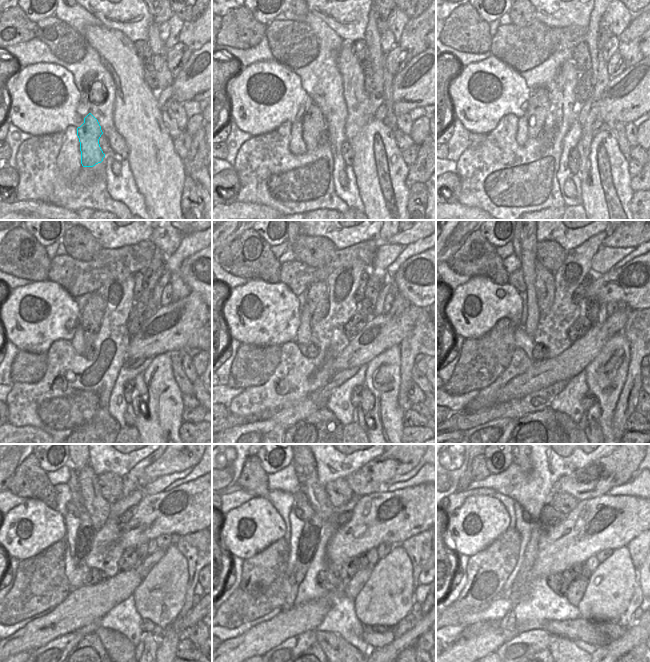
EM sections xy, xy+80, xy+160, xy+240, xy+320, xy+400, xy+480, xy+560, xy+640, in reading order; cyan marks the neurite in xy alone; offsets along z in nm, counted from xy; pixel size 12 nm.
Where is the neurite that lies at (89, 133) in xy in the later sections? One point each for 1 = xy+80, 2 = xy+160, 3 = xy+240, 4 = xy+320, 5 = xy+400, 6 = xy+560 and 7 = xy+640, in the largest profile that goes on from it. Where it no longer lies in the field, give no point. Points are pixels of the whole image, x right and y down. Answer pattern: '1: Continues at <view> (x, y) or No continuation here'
1: Continues at xy+80 (313, 124)
2: Continues at xy+160 (538, 105)
3: Continues at xy+240 (91, 315)
4: Continues at xy+320 (317, 297)
5: Continues at xy+400 (544, 282)
6: Continues at xy+560 (305, 464)
7: Continues at xy+640 (520, 464)

